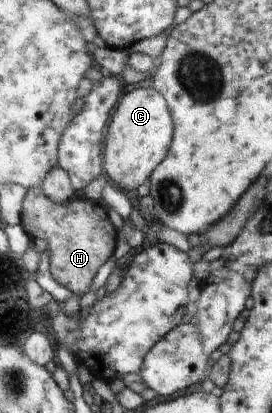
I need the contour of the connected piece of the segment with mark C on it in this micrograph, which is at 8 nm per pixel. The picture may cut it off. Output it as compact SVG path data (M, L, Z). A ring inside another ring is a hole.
M134 88L122 96L110 118L104 144L104 170L108 178L124 189L138 188L166 158L175 136L175 122L163 95L153 88Z

